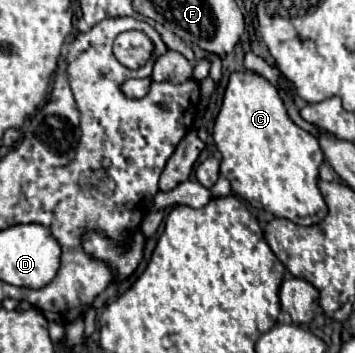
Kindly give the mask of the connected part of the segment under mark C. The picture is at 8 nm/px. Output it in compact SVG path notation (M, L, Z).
M253 71L229 75L223 105L213 127L213 141L223 155L221 175L229 179L233 193L253 207L267 209L275 217L285 217L297 225L323 221L327 205L317 187L319 165L323 163L319 141L291 121L277 87L265 77Z

